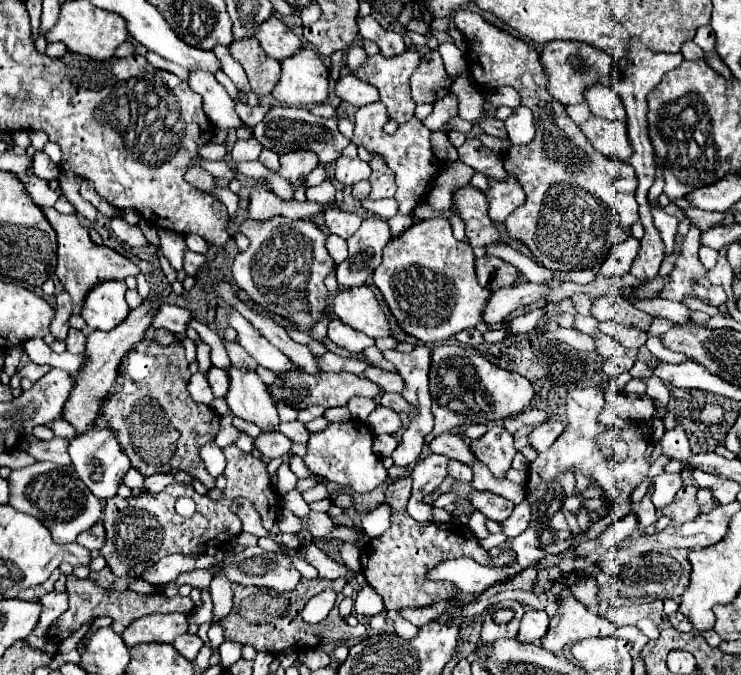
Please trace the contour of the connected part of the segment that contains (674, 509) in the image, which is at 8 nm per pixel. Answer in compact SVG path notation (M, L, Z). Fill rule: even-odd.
M683 485L683 487L677 491L673 503L665 505L665 507L661 509L661 513L663 513L663 515L669 515L671 521L673 521L673 525L681 525L681 523L693 521L693 519L697 517L697 513L699 513L695 495L697 495L697 487L693 487L693 485Z

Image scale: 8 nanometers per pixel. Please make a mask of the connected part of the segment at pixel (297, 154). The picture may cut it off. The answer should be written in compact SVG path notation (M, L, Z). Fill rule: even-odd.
M291 151L291 153L283 153L279 155L279 175L287 181L291 181L293 185L297 185L295 191L295 201L305 201L305 187L303 187L303 179L319 165L319 159L313 151Z

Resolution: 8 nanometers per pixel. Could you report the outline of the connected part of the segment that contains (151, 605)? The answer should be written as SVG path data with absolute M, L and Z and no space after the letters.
M73 575L67 577L67 593L69 593L69 609L51 625L49 629L49 637L55 639L55 641L63 641L65 637L69 637L73 631L77 631L81 625L85 625L87 621L95 619L95 617L101 617L101 615L109 615L113 619L113 631L115 633L123 633L125 627L143 617L143 615L151 615L151 613L183 613L183 615L189 615L193 611L193 601L191 597L181 597L181 595L175 595L175 597L165 597L163 593L155 593L155 595L141 595L141 593L133 593L133 591L103 591L99 585L95 585L93 581L89 579L75 579Z

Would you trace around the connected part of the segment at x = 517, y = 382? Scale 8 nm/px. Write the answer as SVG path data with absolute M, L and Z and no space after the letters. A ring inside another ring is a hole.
M459 345L433 347L429 367L429 391L435 415L435 427L431 431L433 437L453 429L455 425L489 425L493 421L501 421L529 407L535 395L531 383L525 377L499 369L485 357L475 355Z

